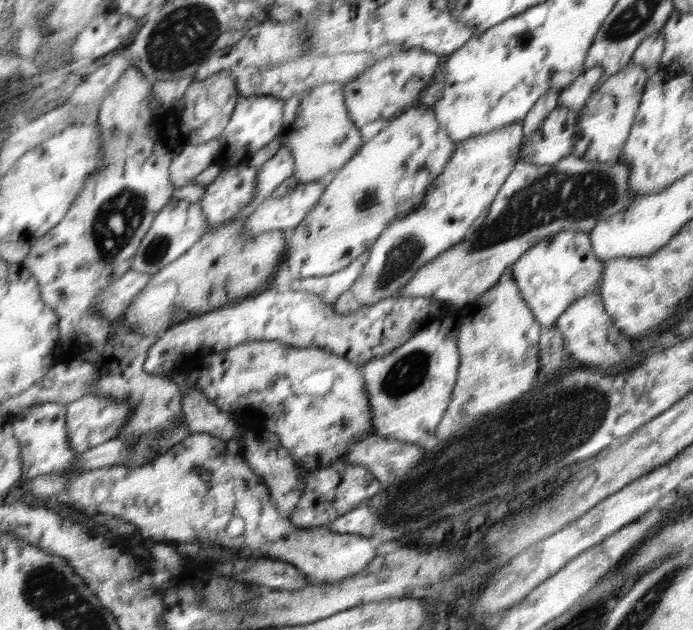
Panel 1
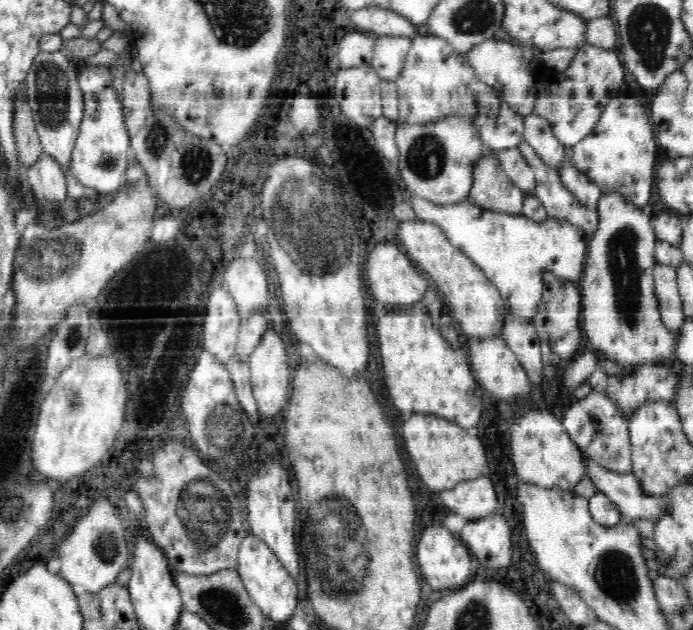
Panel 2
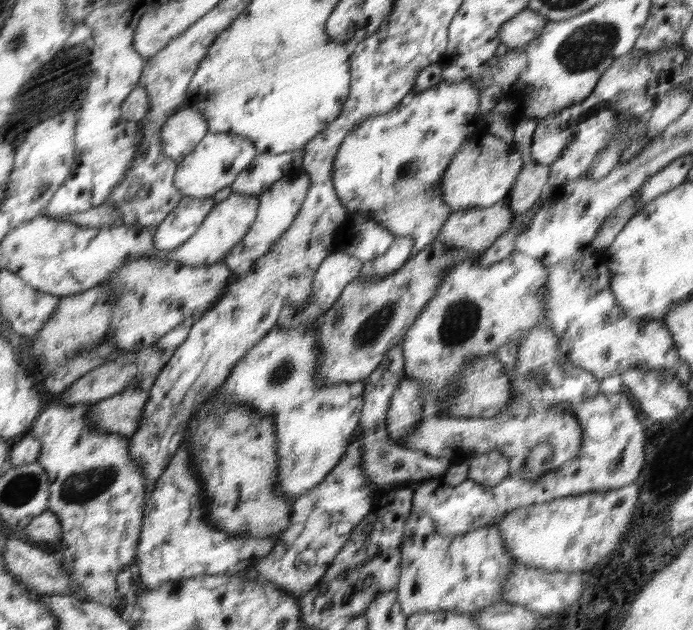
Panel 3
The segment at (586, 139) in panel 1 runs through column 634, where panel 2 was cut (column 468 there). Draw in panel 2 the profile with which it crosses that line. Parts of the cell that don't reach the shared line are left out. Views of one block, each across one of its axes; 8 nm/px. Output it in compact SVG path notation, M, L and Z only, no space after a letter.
M422 32L414 36L405 65L394 81L399 98L399 121L403 125L430 125L462 116L476 131L476 137L487 155L518 149L525 142L525 116L502 101L492 87L478 78L465 57L440 37Z

